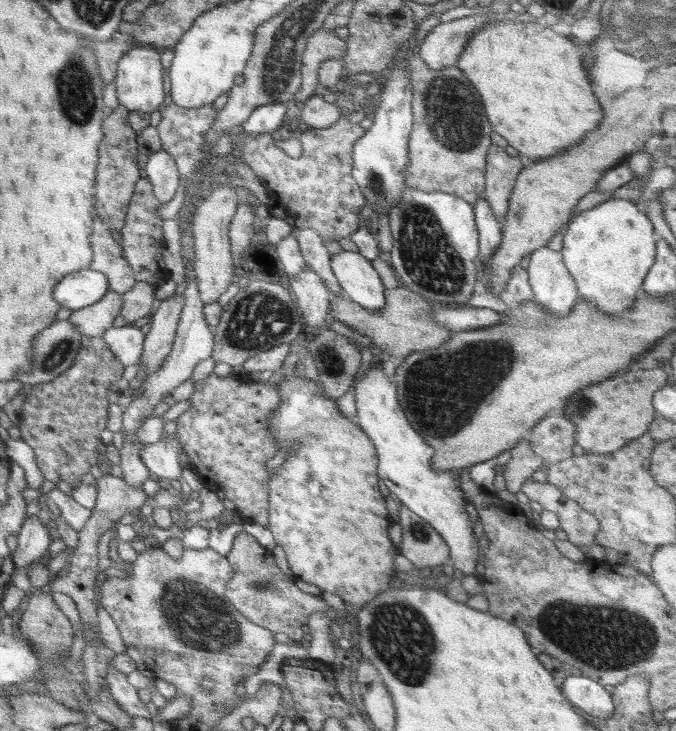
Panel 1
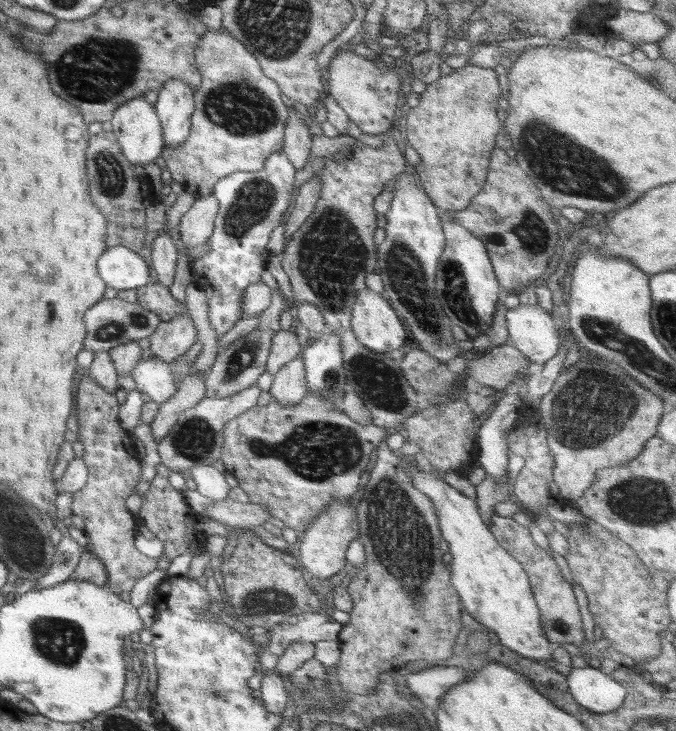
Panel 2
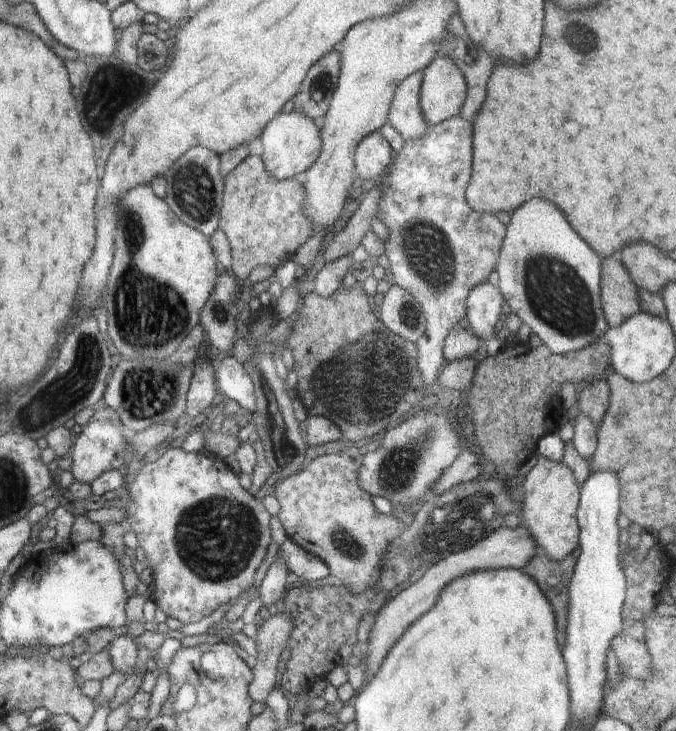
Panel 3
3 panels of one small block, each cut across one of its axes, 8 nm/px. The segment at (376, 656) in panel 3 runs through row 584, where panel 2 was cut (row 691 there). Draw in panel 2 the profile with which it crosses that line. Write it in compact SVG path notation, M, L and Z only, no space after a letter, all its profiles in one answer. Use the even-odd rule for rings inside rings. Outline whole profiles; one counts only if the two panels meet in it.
M434 663L434 666L428 669L406 675L406 688L423 706L427 706L430 713L430 710L435 710L438 706L439 698L467 676L468 672L462 667Z

